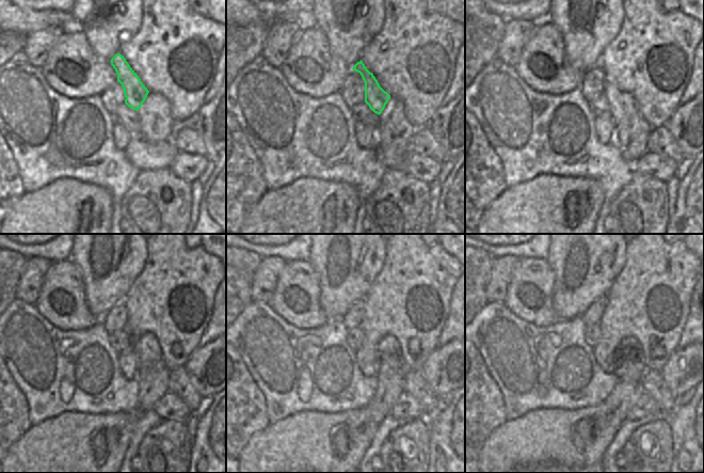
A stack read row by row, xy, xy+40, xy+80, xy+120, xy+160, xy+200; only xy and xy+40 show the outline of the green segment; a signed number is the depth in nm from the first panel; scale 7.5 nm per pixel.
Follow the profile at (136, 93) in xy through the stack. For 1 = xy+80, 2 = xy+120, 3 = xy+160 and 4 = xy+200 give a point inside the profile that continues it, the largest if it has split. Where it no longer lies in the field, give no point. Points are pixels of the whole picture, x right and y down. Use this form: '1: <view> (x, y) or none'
1: xy+80 (622, 104)
2: xy+120 (146, 347)
3: xy+160 (389, 360)
4: xy+200 (630, 369)

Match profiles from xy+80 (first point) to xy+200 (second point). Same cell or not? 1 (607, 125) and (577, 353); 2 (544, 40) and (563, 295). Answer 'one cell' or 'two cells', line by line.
1: two cells
2: two cells

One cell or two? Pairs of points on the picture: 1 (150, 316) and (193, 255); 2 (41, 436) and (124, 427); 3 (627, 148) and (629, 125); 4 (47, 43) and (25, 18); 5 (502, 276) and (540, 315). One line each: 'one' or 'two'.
1: one
2: one
3: one
4: two
5: two

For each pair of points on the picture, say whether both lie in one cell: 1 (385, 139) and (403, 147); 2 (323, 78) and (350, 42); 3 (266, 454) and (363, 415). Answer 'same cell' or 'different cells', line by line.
1: same cell
2: different cells
3: same cell

